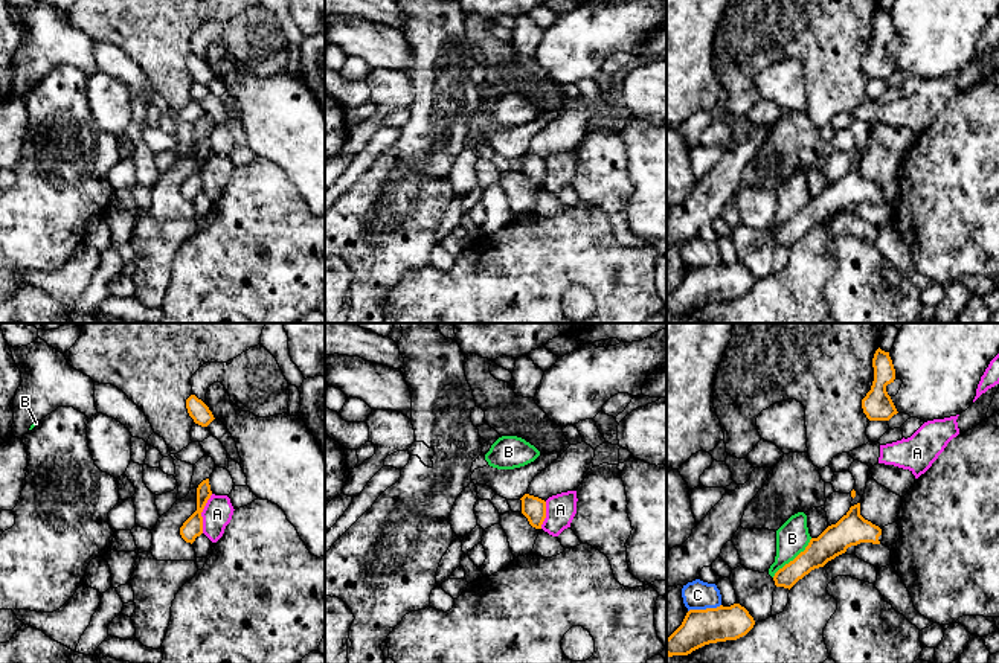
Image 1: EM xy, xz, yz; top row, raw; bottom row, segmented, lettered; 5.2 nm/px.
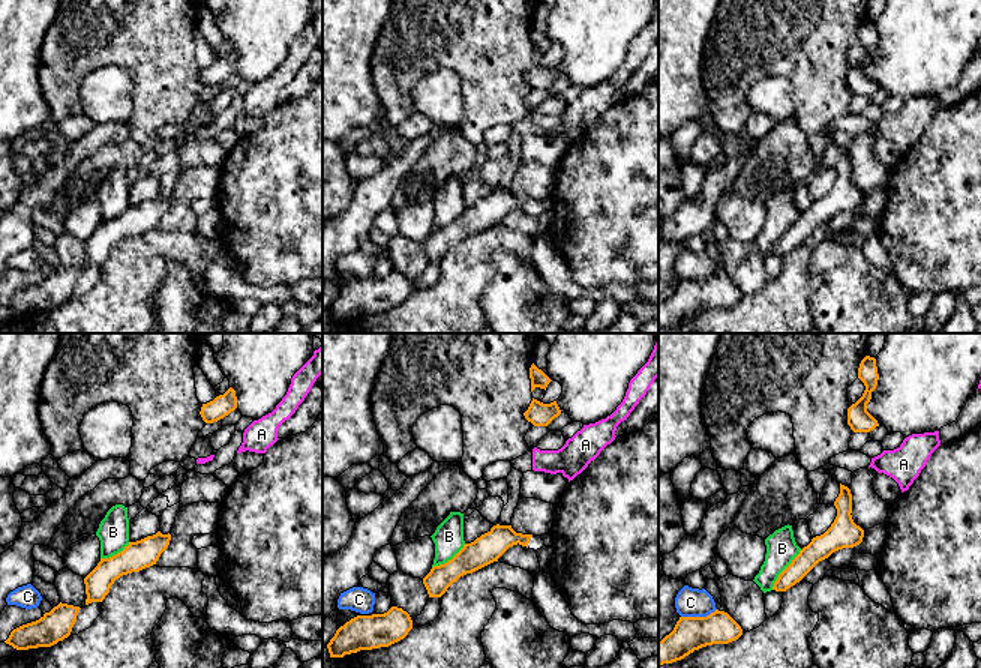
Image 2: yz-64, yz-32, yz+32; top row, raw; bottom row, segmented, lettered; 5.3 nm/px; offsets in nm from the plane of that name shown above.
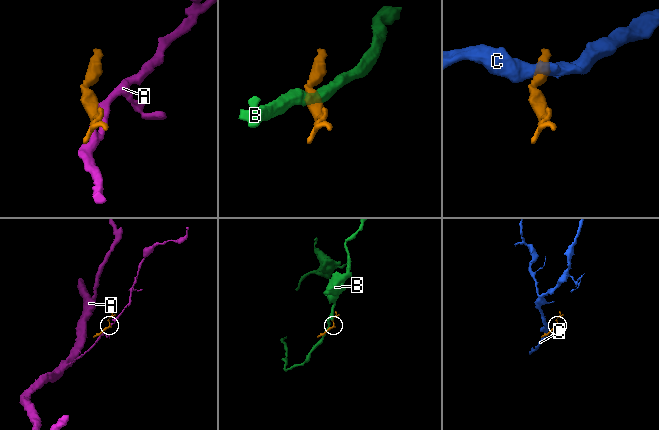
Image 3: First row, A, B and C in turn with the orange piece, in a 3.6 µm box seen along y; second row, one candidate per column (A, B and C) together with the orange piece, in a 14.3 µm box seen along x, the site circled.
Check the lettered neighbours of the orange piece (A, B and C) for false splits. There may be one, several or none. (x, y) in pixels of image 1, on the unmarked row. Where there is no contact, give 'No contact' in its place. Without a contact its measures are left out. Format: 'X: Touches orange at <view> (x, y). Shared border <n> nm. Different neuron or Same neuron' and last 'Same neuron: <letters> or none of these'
A: Touches orange at xy (200, 172). Shared border 220 nm. Different neuron
B: Touches orange at yz (795, 217). Shared border 300 nm. Different neuron
C: Touches orange at yz (703, 269). Shared border 180 nm. Different neuron
Same neuron: none of these

